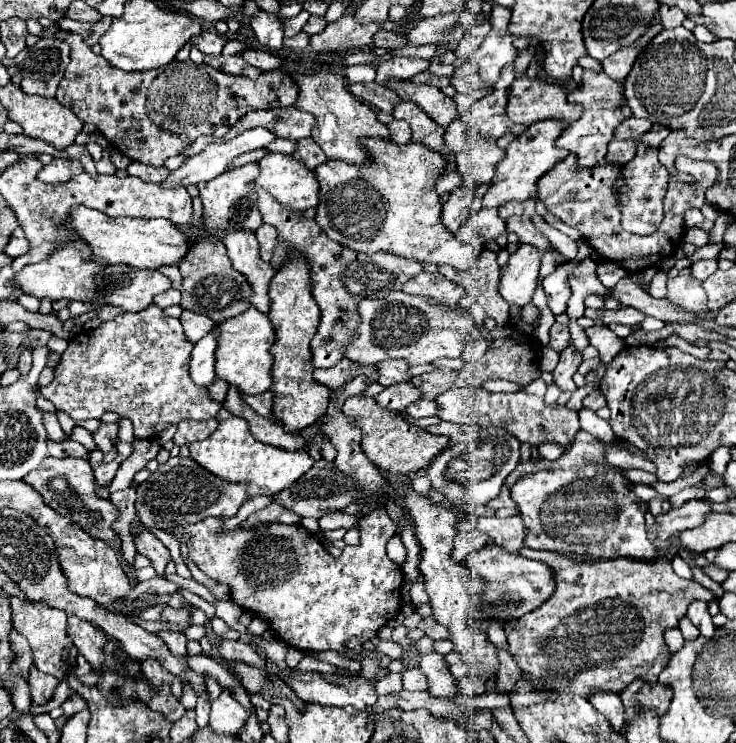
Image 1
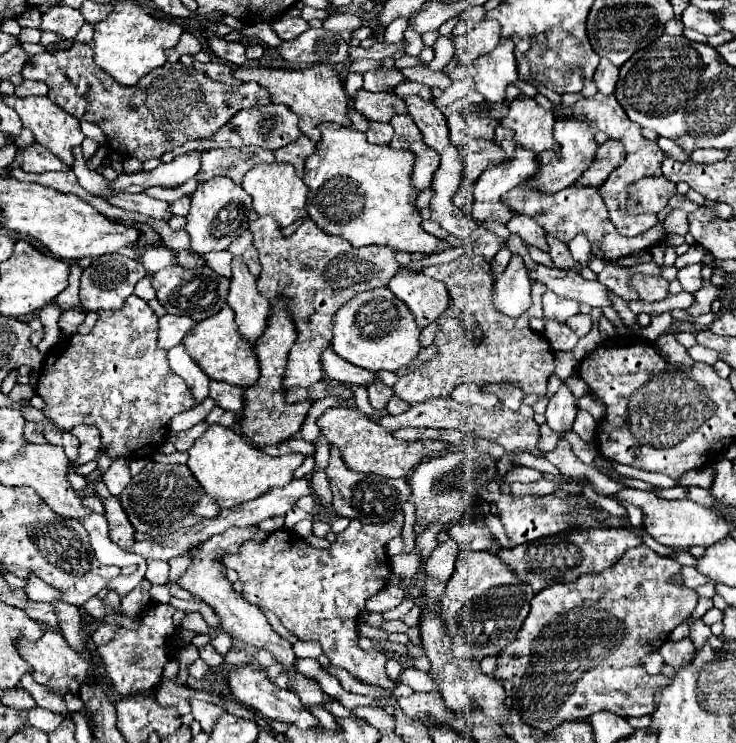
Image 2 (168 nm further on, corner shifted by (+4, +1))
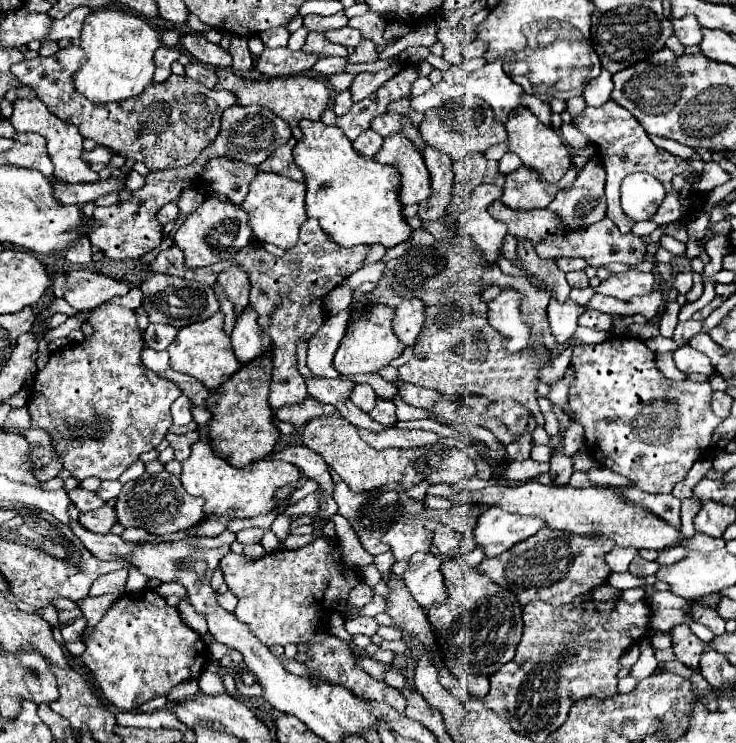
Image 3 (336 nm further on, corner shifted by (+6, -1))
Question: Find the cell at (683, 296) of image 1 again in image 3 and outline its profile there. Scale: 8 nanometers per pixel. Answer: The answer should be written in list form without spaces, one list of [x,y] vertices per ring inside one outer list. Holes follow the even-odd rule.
[[[626,270],[626,272],[610,274],[606,280],[602,280],[592,290],[600,292],[600,294],[614,296],[618,300],[630,300],[634,296],[642,296],[642,294],[652,292],[652,288],[654,288],[652,274],[644,274],[640,270]]]

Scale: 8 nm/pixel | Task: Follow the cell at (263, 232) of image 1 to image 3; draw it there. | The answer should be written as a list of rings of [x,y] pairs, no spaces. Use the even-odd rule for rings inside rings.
[[[230,266],[218,276],[216,282],[224,290],[224,296],[234,304],[234,314],[240,314],[240,310],[248,306],[248,276],[238,266]]]

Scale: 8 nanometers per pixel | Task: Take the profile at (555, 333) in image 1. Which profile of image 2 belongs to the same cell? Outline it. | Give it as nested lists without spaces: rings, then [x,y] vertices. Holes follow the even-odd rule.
[[[576,314],[576,316],[572,316],[570,320],[566,320],[566,326],[568,326],[578,338],[582,338],[584,334],[590,332],[590,316]]]

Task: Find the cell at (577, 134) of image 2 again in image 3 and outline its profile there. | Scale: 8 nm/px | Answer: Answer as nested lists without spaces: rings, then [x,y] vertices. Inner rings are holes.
[[[572,166],[564,178],[556,184],[546,184],[540,182],[536,178],[536,174],[532,174],[532,170],[528,168],[518,168],[516,172],[510,172],[506,176],[506,184],[504,184],[504,192],[500,202],[512,210],[534,210],[534,208],[546,208],[558,190],[570,186],[576,180],[578,172]]]

